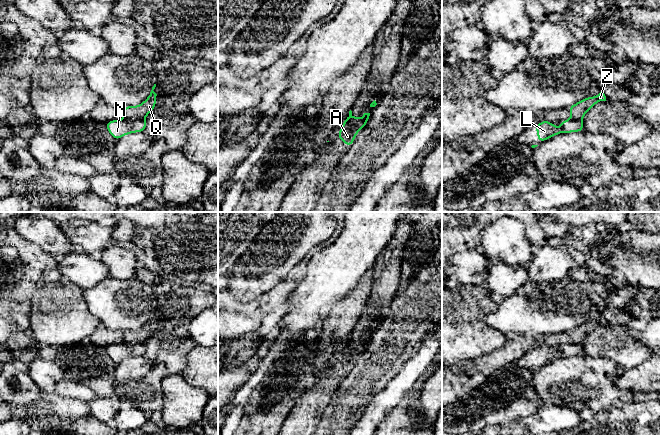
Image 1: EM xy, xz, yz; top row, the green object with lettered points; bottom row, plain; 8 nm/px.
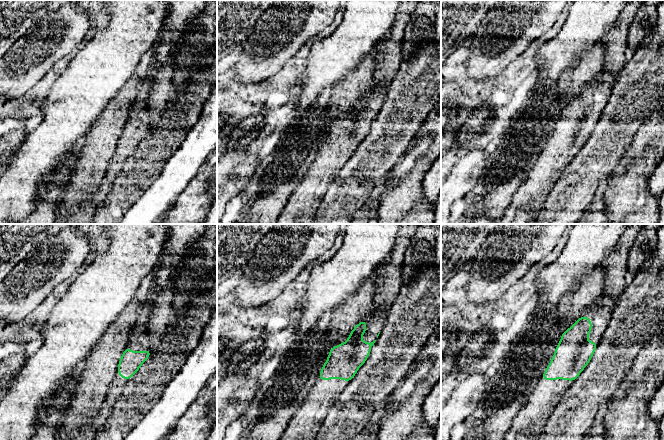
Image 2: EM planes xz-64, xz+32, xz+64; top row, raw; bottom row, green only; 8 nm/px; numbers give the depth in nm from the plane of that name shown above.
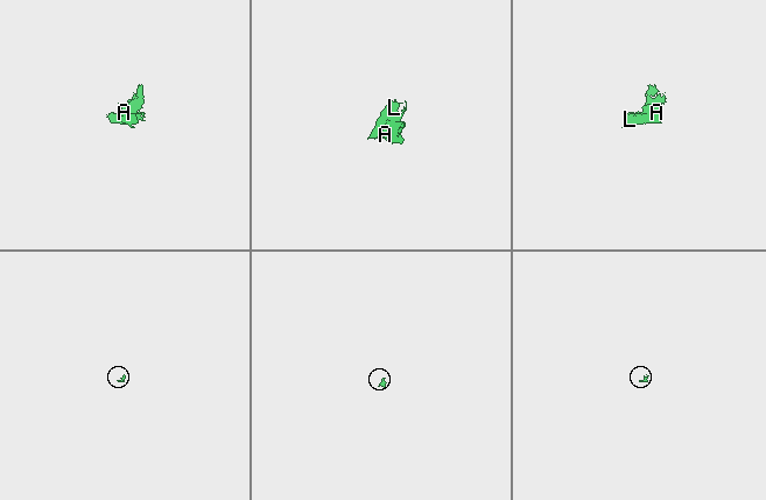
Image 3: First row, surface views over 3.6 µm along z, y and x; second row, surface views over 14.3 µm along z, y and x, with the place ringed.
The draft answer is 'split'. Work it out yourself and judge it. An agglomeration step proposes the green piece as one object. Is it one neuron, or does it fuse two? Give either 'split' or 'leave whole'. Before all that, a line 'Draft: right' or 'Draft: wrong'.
Draft: right
split

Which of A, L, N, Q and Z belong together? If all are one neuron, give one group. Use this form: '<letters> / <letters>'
A L N / Q Z

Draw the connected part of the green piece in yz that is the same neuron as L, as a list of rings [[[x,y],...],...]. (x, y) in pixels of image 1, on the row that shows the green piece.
[[[568,119],[566,121],[559,122],[560,126],[563,128],[561,131],[558,127],[555,127],[553,123],[549,121],[541,121],[535,127],[535,130],[538,132],[537,140],[543,142],[554,135],[570,133],[570,132],[579,132],[584,131],[584,126],[582,120],[573,120]]]

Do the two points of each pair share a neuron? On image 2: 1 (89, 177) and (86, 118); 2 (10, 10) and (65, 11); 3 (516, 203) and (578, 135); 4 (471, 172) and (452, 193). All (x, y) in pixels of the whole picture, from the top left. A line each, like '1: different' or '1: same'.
1: different
2: different
3: same
4: same

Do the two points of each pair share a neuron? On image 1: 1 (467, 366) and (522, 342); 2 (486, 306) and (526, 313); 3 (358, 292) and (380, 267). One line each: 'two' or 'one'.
1: one
2: two
3: two

